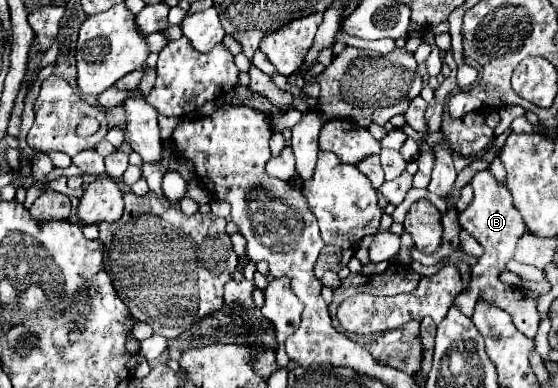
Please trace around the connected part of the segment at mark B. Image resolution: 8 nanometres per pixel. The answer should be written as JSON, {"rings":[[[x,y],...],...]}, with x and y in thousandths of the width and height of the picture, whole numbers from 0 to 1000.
{"rings":[[[876,436],[855,441],[851,456],[844,461],[844,482],[848,482],[851,503],[848,503],[848,518],[841,523],[841,534],[830,549],[823,549],[823,575],[844,611],[851,611],[858,621],[858,631],[869,642],[869,652],[844,688],[844,719],[841,719],[837,740],[819,760],[815,791],[823,791],[823,802],[830,812],[844,817],[851,802],[851,781],[858,771],[866,771],[869,781],[905,796],[916,812],[923,843],[937,863],[955,874],[962,863],[962,843],[966,843],[966,802],[962,802],[966,755],[952,750],[952,760],[930,760],[930,750],[923,750],[923,740],[916,740],[894,719],[894,709],[909,693],[909,678],[919,668],[927,621],[944,595],[944,585],[941,585],[930,544],[919,534],[916,497],[909,492],[905,477],[898,477],[887,461],[887,451]]]}

